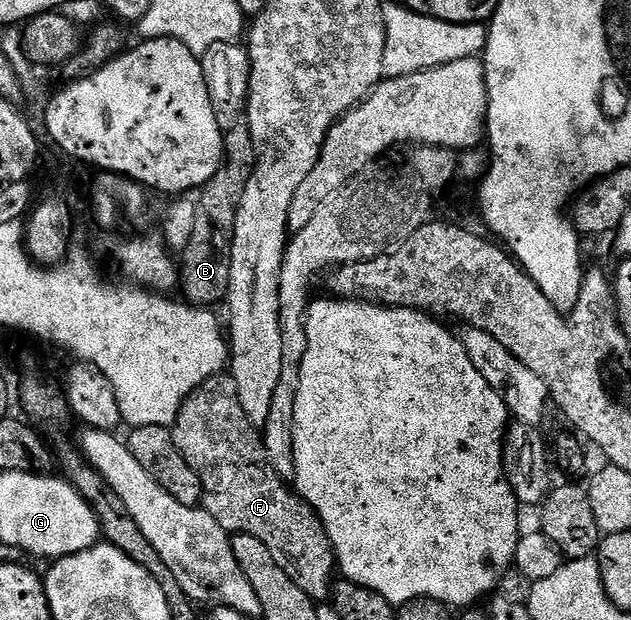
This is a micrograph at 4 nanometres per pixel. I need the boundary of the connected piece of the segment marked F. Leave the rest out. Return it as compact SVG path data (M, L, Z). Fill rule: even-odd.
M228 373L220 374L187 396L177 423L171 428L183 460L195 468L203 484L201 506L230 535L250 534L255 540L263 540L271 556L275 556L275 564L309 598L328 599L335 581L335 559L323 524L308 501L296 489L288 490L286 479L271 468L262 431L247 420L235 380Z

